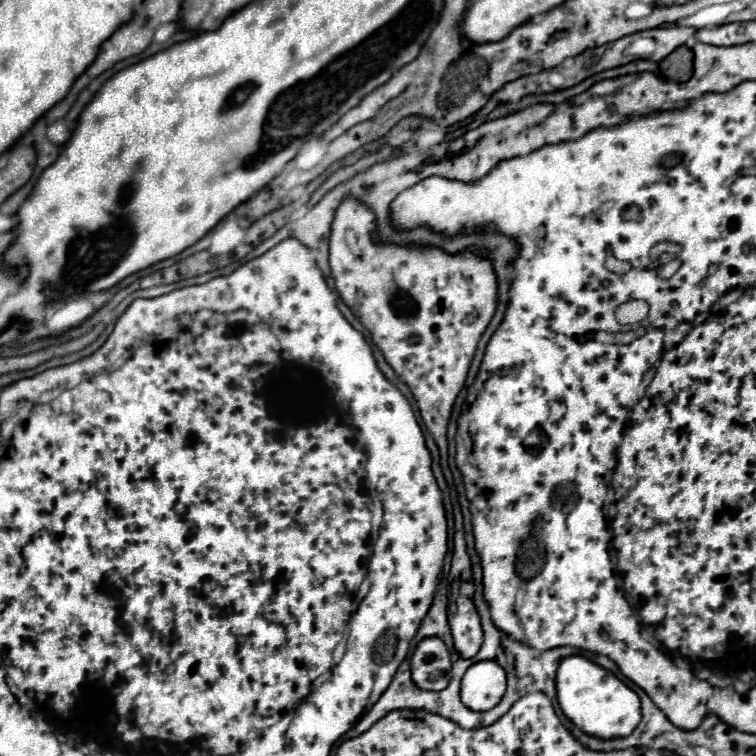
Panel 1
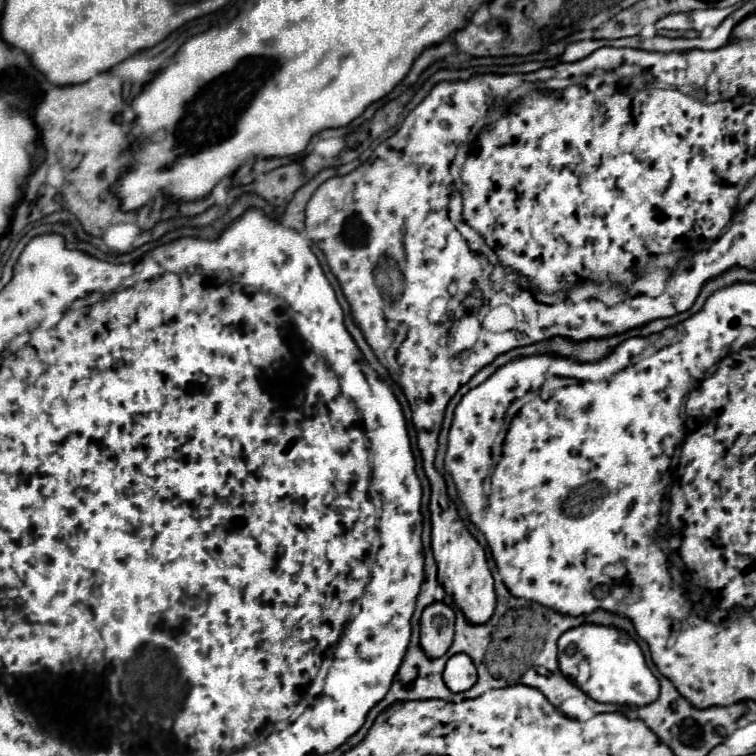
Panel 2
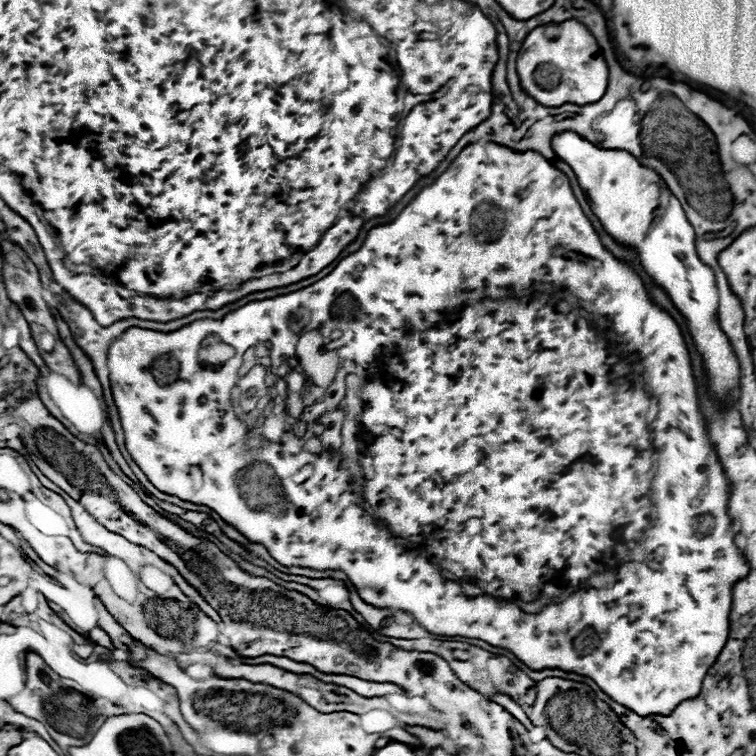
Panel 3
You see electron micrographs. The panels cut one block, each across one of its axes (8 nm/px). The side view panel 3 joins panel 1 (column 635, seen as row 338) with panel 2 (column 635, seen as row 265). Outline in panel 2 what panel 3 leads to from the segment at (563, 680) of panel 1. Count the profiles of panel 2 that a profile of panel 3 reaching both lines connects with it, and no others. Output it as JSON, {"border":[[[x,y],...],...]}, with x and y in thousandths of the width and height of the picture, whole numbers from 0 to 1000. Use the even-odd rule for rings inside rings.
{"border":[[[770,825],[754,831],[738,844],[738,878],[741,889],[788,929],[854,934],[873,918],[873,902],[854,881],[847,854],[815,828]]]}

